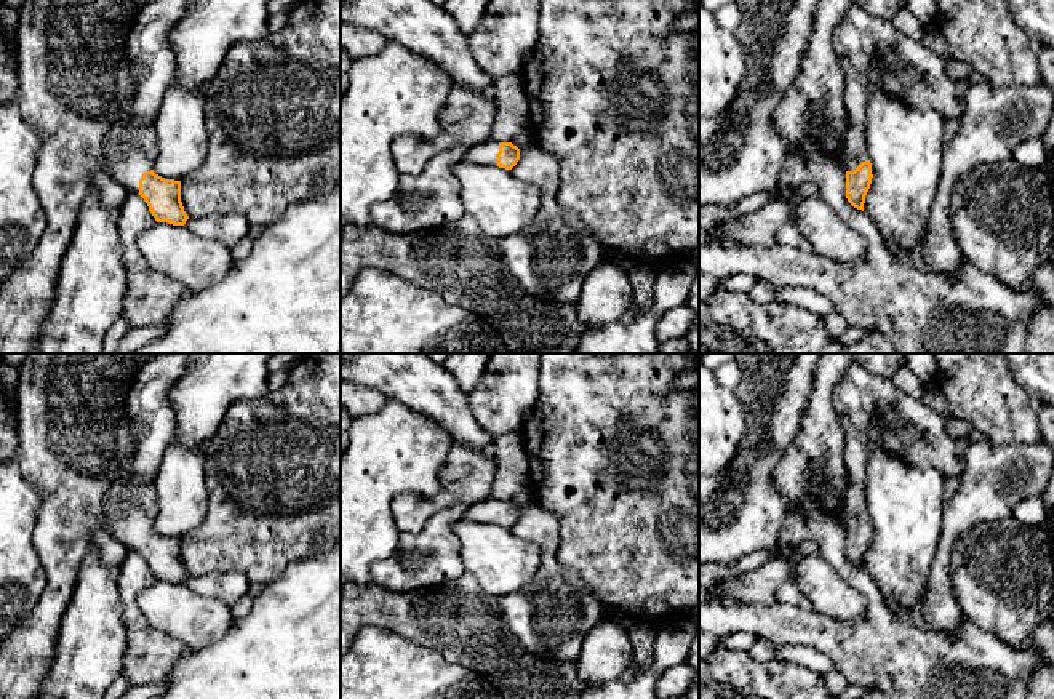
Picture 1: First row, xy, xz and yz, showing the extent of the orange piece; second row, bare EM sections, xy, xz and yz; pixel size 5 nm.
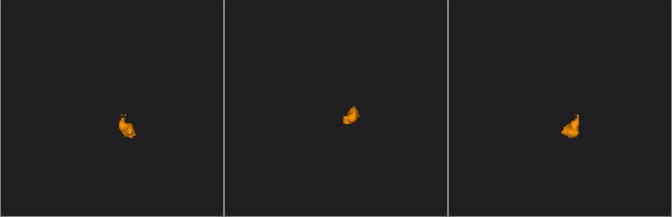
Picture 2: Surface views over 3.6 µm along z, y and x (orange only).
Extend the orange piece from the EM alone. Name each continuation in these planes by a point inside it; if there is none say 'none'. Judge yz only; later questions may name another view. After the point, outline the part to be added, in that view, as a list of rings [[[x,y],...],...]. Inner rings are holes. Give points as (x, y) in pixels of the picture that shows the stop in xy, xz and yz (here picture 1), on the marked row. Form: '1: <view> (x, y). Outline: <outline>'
1: yz (909, 71). Outline: [[[857,3],[851,5],[835,29],[835,51],[846,75],[846,171],[868,160],[865,131],[868,72],[873,66],[880,69],[884,93],[920,110],[937,110],[948,120],[963,117],[968,109],[966,98],[958,96],[960,80],[947,74],[948,59]]]

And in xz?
1: xz (487, 152). Outline: [[[486,141],[465,152],[464,160],[475,163],[497,165],[499,142]]]

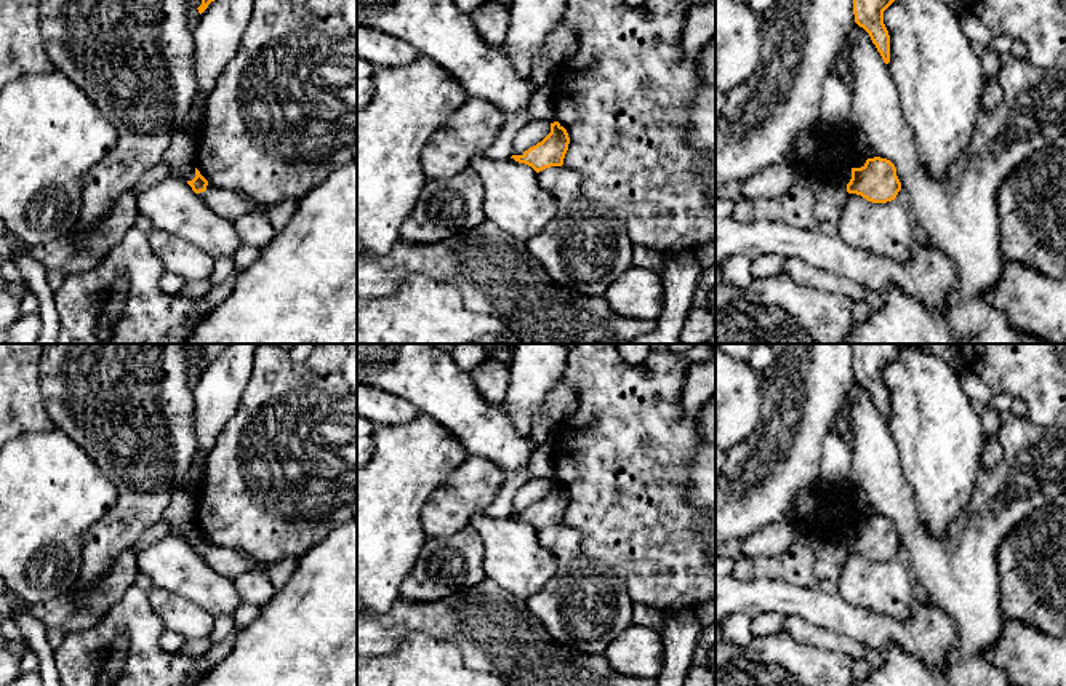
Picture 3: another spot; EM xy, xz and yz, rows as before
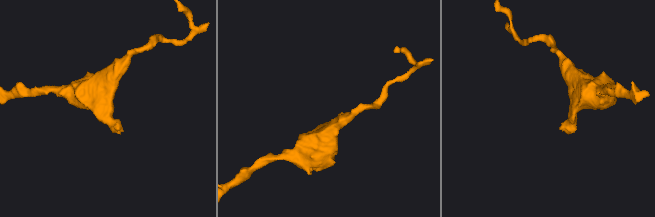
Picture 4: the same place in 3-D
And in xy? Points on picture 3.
1: xy (231, 205). Outline: [[[211,184],[197,195],[214,214],[232,224],[248,211],[262,208],[275,232],[282,232],[287,227],[298,208],[298,200],[293,198],[274,205],[261,205],[238,192],[218,189]]]

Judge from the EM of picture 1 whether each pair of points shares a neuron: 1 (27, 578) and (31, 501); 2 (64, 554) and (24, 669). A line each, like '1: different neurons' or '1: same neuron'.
1: same neuron
2: same neuron

